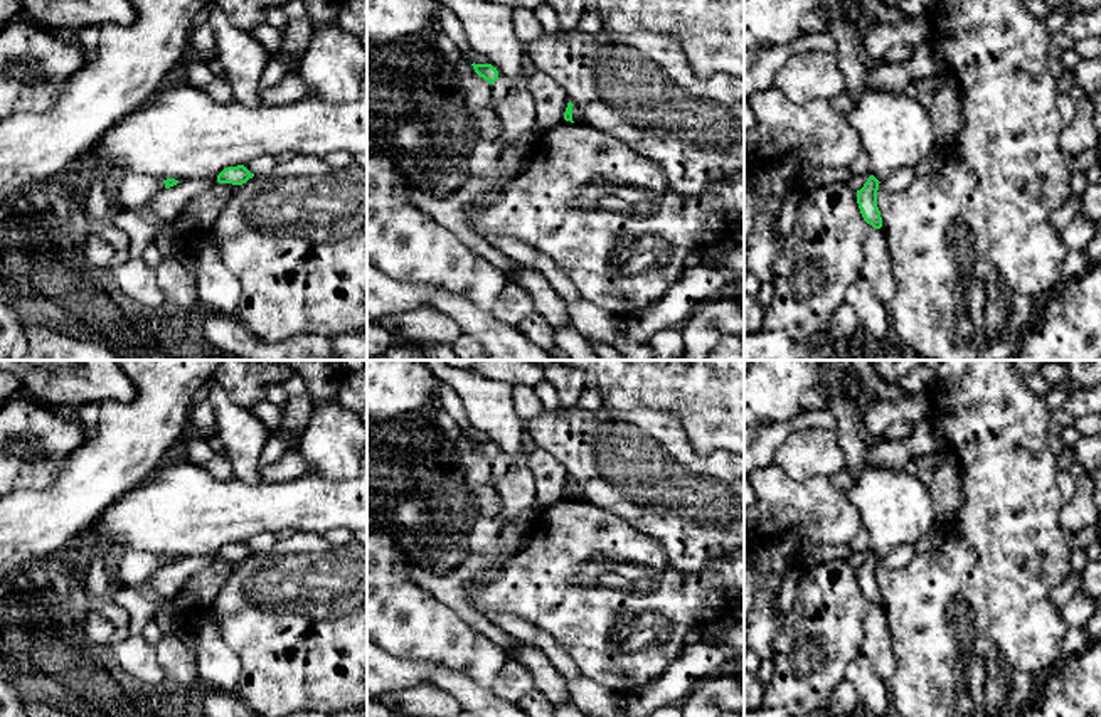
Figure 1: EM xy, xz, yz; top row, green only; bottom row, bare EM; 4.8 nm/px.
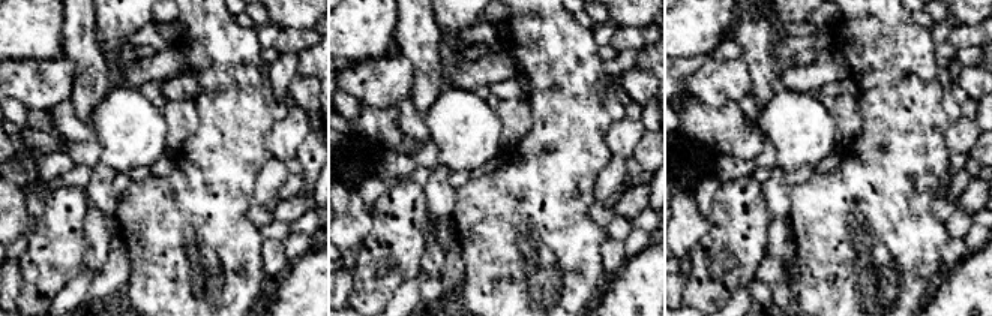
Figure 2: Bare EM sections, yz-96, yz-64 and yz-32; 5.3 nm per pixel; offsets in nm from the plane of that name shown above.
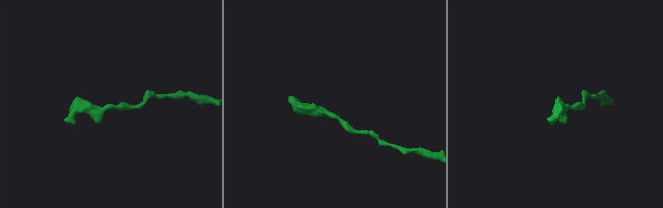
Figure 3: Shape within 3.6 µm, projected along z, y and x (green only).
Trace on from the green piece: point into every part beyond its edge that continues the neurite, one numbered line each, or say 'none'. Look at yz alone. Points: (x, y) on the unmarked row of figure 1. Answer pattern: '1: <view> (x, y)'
none

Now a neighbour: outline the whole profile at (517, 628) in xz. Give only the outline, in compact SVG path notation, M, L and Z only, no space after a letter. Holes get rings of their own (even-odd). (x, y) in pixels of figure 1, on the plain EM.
M490 614L487 618L517 641L535 645L547 655L549 661L559 670L564 678L576 680L582 677L567 651L550 635L535 624L510 614Z

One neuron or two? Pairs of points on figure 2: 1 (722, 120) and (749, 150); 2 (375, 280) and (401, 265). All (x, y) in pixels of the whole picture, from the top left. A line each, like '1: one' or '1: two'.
1: one
2: one

